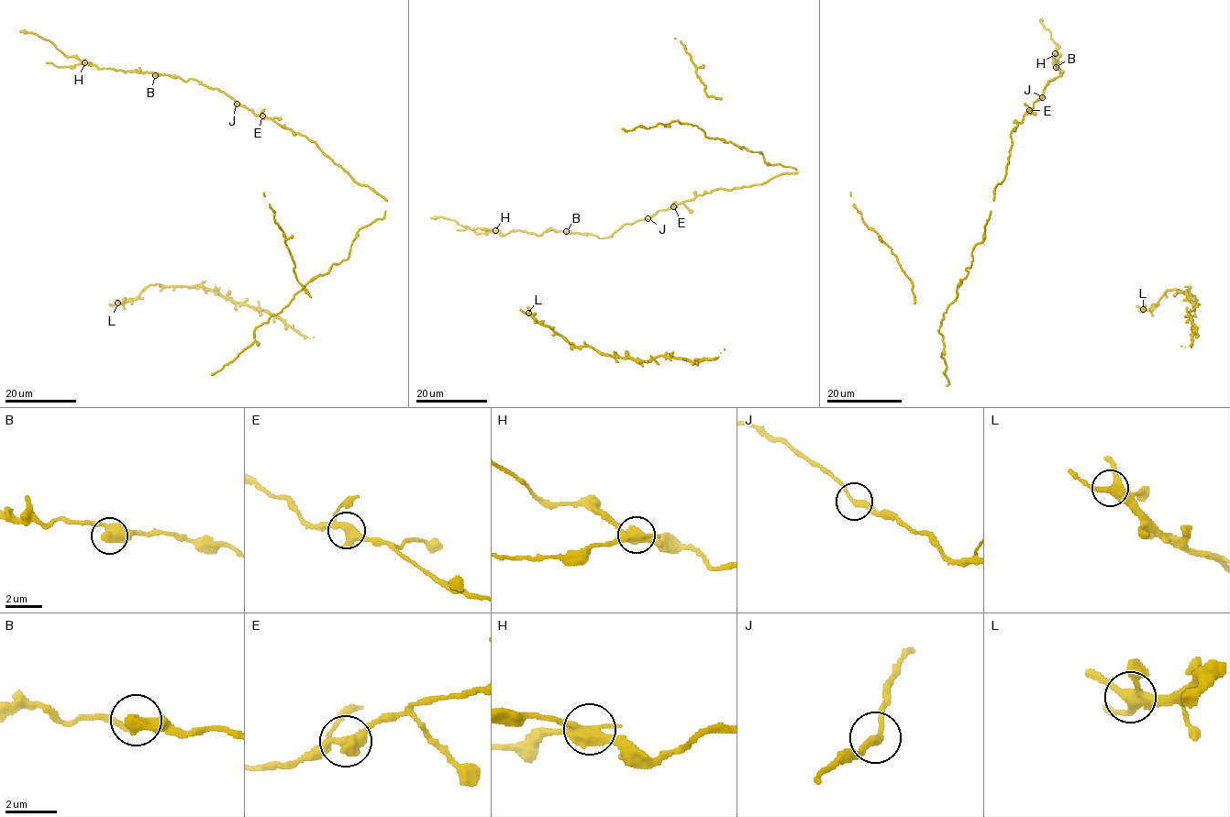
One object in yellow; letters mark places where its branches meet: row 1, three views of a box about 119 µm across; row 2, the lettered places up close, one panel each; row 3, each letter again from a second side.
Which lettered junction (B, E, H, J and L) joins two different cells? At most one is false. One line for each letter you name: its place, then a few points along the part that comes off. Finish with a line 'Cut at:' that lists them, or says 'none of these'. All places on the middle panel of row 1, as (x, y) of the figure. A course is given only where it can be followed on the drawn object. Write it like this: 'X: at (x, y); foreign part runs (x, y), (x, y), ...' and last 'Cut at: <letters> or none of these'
H: at (495, 230); foreign part runs (495, 230), (457, 229)
Cut at: H

